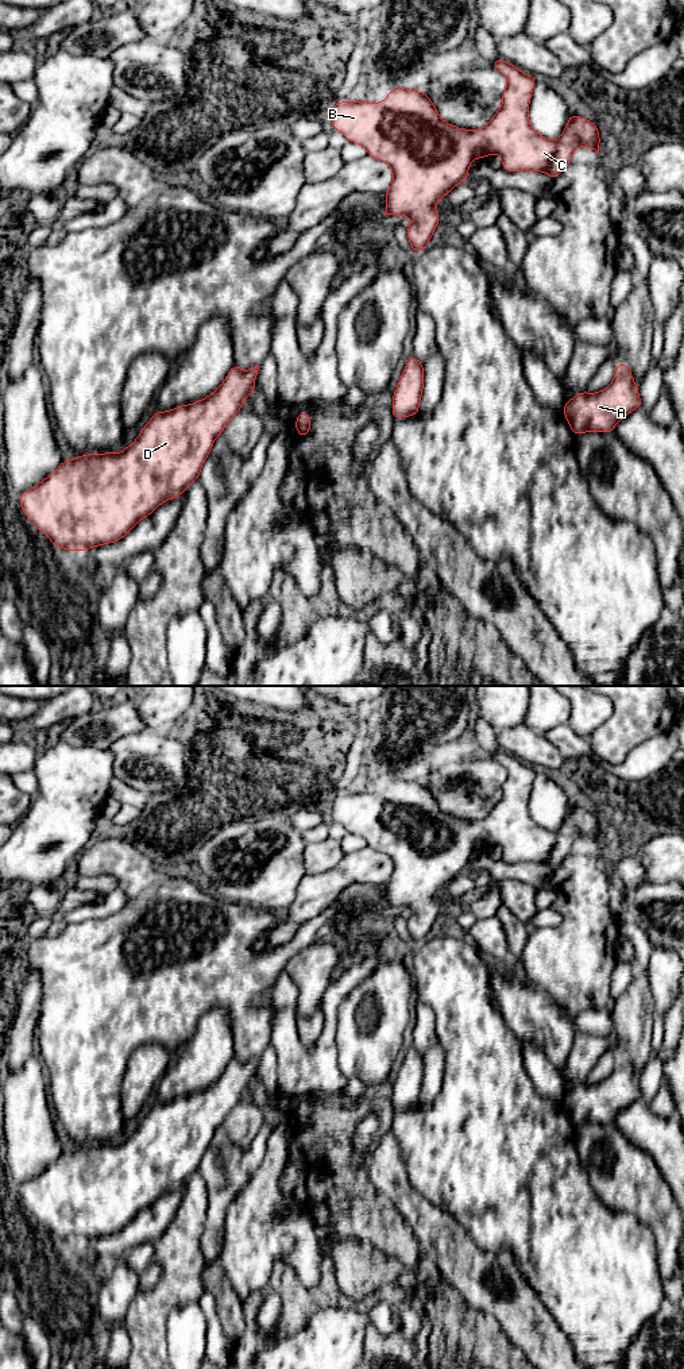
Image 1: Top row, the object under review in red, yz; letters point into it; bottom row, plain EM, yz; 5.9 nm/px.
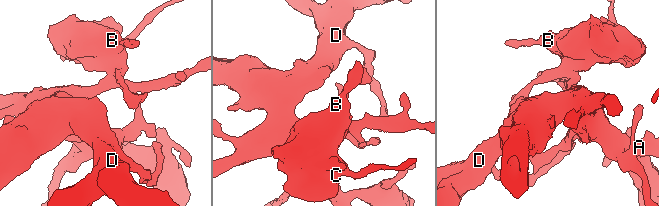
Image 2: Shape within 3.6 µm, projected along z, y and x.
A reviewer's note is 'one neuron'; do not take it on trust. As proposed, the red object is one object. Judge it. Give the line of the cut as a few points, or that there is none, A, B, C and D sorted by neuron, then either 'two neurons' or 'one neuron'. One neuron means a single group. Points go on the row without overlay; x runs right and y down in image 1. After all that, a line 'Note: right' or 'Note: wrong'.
no cut; A B C D; one neuron
Note: right

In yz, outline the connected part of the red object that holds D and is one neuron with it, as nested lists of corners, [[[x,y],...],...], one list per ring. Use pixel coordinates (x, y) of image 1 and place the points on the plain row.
[[[235,1056],[223,1075],[205,1090],[171,1102],[156,1102],[136,1131],[121,1144],[85,1145],[65,1150],[42,1173],[19,1185],[19,1195],[27,1211],[47,1226],[55,1239],[80,1243],[121,1231],[142,1210],[150,1207],[161,1195],[179,1188],[198,1171],[215,1130],[223,1126],[225,1117],[243,1099],[243,1092],[254,1084],[258,1061],[259,1057],[255,1057],[244,1063]]]

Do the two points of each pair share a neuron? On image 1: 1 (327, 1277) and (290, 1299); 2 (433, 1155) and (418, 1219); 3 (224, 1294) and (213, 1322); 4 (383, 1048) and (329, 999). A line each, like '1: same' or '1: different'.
1: same
2: different
3: different
4: different

